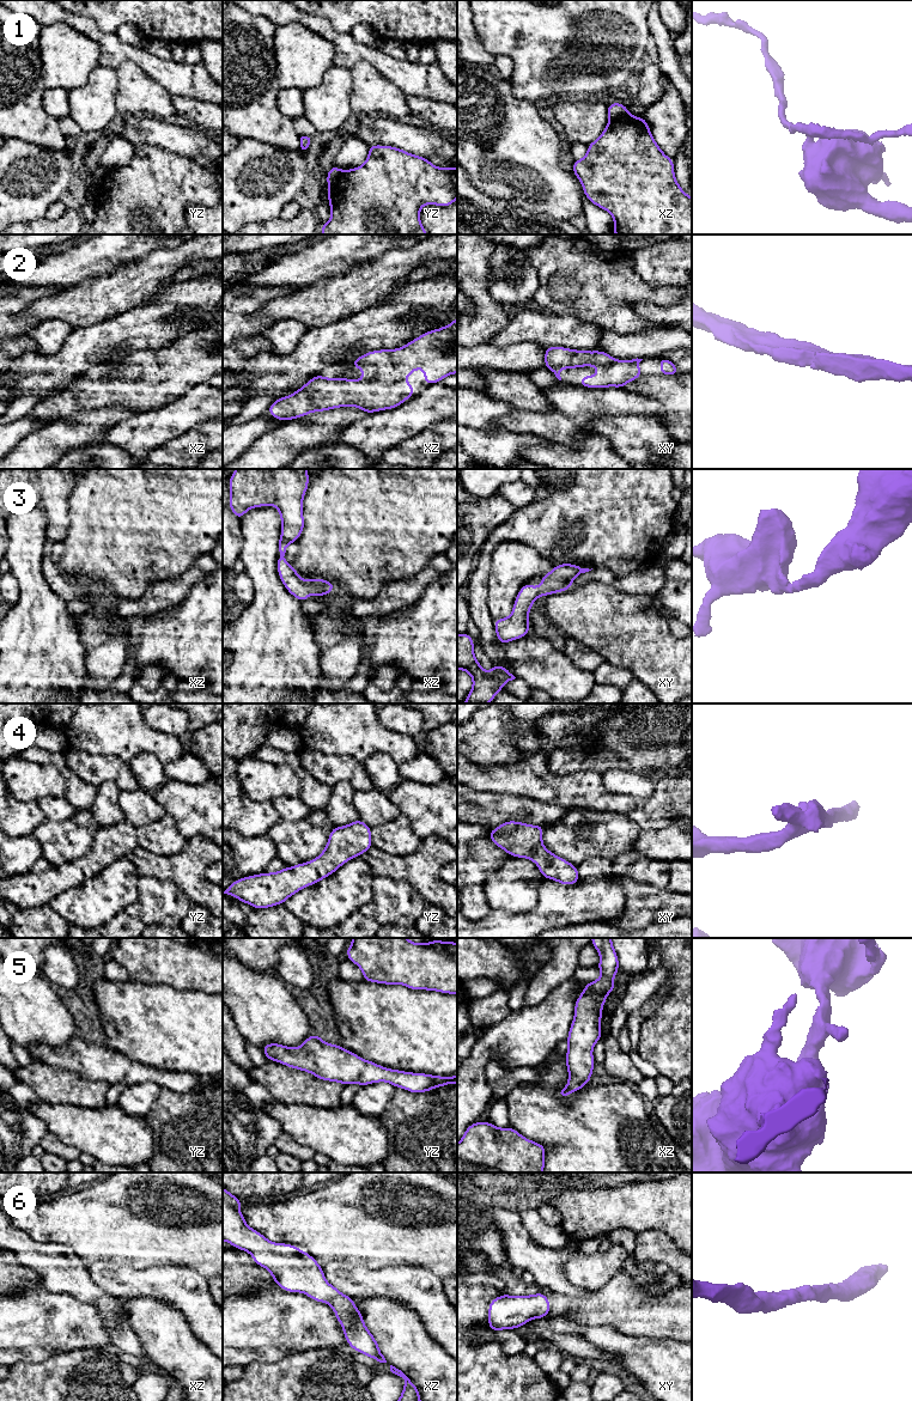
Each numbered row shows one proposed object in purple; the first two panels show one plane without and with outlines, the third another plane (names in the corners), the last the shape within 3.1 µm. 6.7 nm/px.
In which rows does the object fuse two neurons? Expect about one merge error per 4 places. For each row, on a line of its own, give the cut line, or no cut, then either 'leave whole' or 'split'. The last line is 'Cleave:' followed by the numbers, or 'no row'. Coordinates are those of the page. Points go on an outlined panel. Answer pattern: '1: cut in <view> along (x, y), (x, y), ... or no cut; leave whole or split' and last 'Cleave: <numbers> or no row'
1: cut in xz along (626, 111), (609, 120); split
2: no cut; leave whole
3: no cut; leave whole
4: no cut; leave whole
5: no cut; leave whole
6: no cut; leave whole
Cleave: 1

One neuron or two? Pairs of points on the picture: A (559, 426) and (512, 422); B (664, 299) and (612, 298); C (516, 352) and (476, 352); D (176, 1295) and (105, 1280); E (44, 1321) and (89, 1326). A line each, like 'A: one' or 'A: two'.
A: one
B: one
C: one
D: one
E: one

